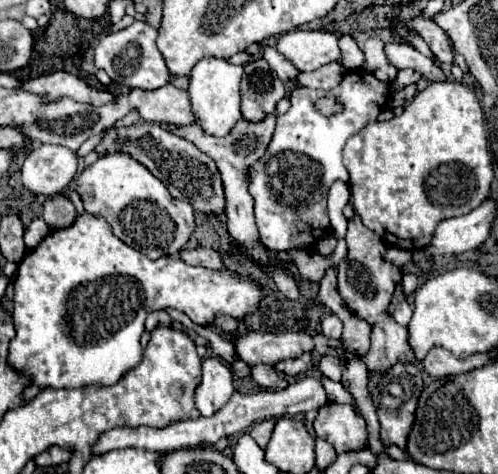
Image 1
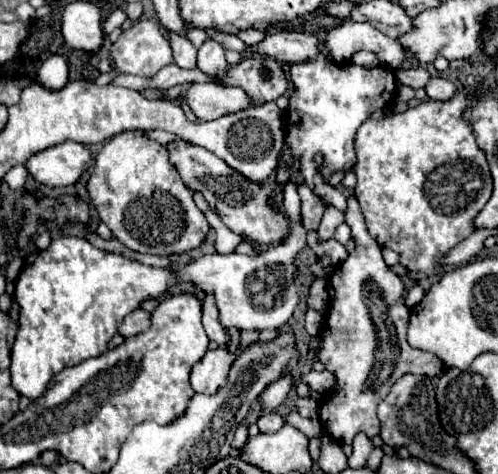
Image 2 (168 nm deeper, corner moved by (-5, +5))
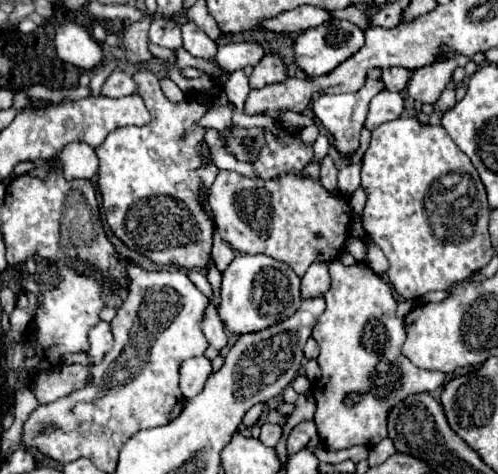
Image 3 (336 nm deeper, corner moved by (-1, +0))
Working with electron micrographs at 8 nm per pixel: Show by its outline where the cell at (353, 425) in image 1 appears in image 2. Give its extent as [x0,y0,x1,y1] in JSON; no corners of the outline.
[317,195,445,443]

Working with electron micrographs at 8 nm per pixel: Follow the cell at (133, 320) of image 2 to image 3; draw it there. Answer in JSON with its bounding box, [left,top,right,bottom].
[89,322,113,364]

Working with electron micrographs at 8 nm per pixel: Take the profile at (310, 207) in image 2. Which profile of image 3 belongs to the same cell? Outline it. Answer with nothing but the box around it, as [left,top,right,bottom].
[297,124,319,144]

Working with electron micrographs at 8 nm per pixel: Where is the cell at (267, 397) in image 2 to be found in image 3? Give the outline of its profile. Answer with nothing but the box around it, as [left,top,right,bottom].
[243,402,267,426]

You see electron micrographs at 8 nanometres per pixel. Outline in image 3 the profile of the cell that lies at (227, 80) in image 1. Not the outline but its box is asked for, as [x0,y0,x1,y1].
[181,22,217,60]

